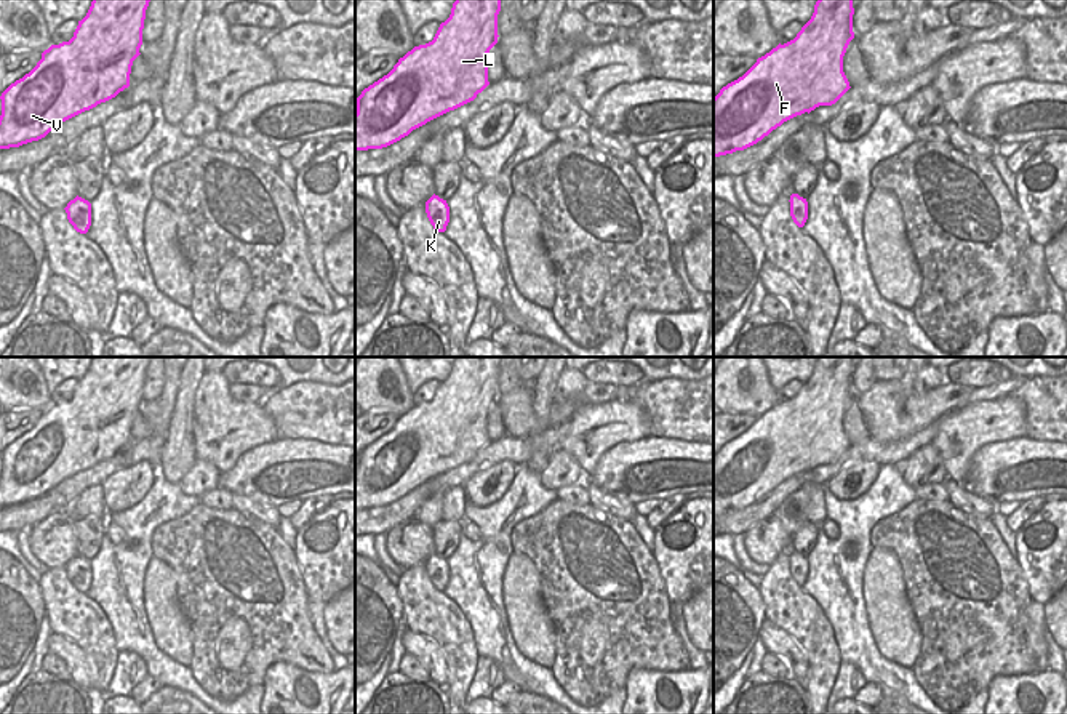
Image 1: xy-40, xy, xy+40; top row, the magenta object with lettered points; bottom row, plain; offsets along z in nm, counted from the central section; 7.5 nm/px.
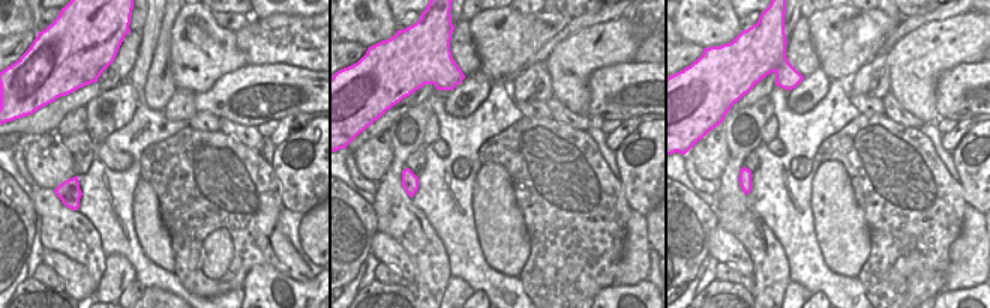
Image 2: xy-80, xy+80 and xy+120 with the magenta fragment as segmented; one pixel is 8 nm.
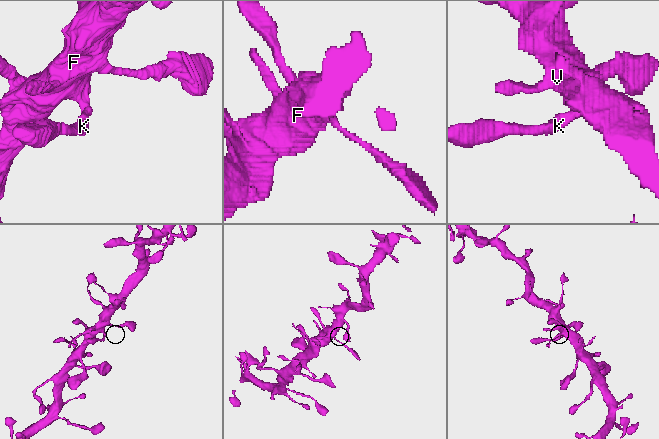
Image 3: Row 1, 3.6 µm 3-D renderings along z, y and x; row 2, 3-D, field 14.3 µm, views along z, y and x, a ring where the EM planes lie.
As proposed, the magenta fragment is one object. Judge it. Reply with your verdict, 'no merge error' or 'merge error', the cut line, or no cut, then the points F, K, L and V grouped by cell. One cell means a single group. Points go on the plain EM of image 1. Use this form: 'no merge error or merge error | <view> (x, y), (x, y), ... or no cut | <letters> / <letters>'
no merge error | no cut | F K L V

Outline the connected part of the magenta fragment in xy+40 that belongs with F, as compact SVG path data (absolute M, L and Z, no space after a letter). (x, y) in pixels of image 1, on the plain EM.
M819 357L811 378L797 395L777 403L737 439L713 456L713 515L744 509L784 480L835 463L851 445L843 431L843 415L853 391L853 357Z

